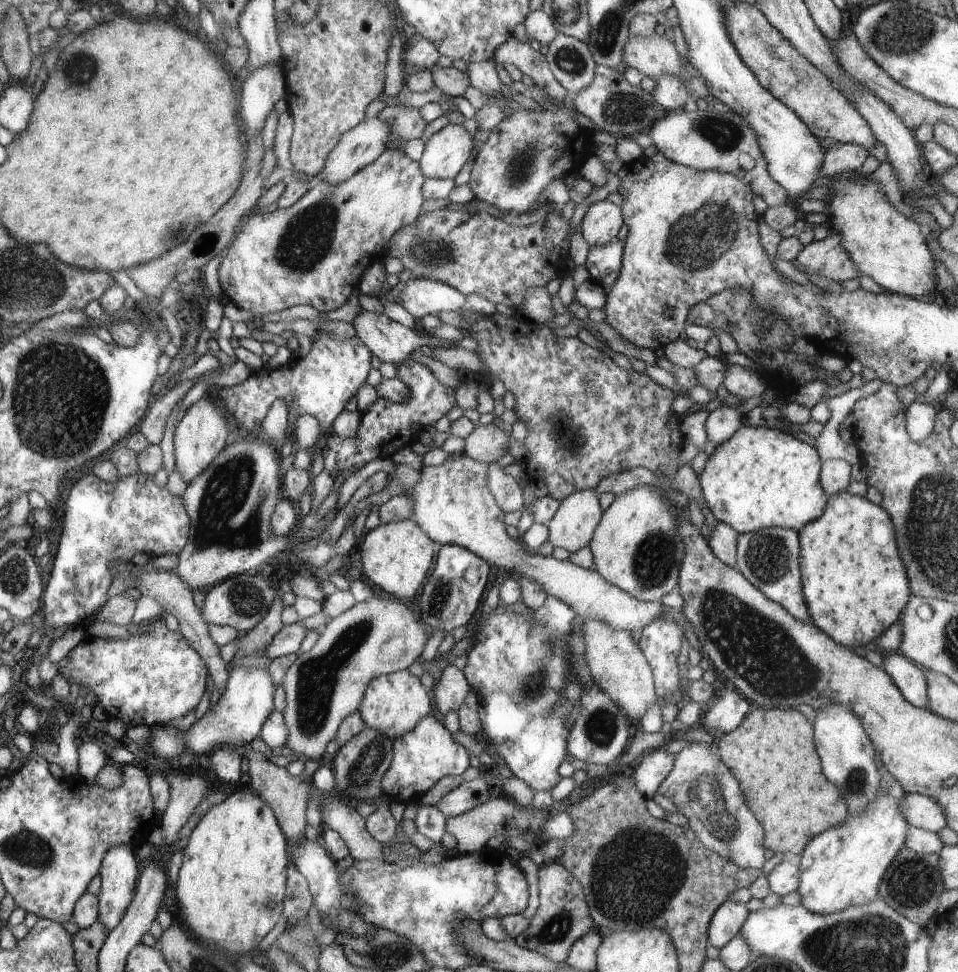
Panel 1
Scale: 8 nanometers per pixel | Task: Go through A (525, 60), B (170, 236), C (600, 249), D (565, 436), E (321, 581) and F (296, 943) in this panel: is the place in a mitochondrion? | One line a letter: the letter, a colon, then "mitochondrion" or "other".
A: other
B: mitochondrion
C: other
D: mitochondrion
E: other
F: mitochondrion

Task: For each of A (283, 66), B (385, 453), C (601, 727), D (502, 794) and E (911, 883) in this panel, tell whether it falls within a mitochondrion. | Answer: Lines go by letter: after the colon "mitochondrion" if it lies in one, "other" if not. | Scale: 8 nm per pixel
A: other
B: other
C: mitochondrion
D: other
E: mitochondrion

